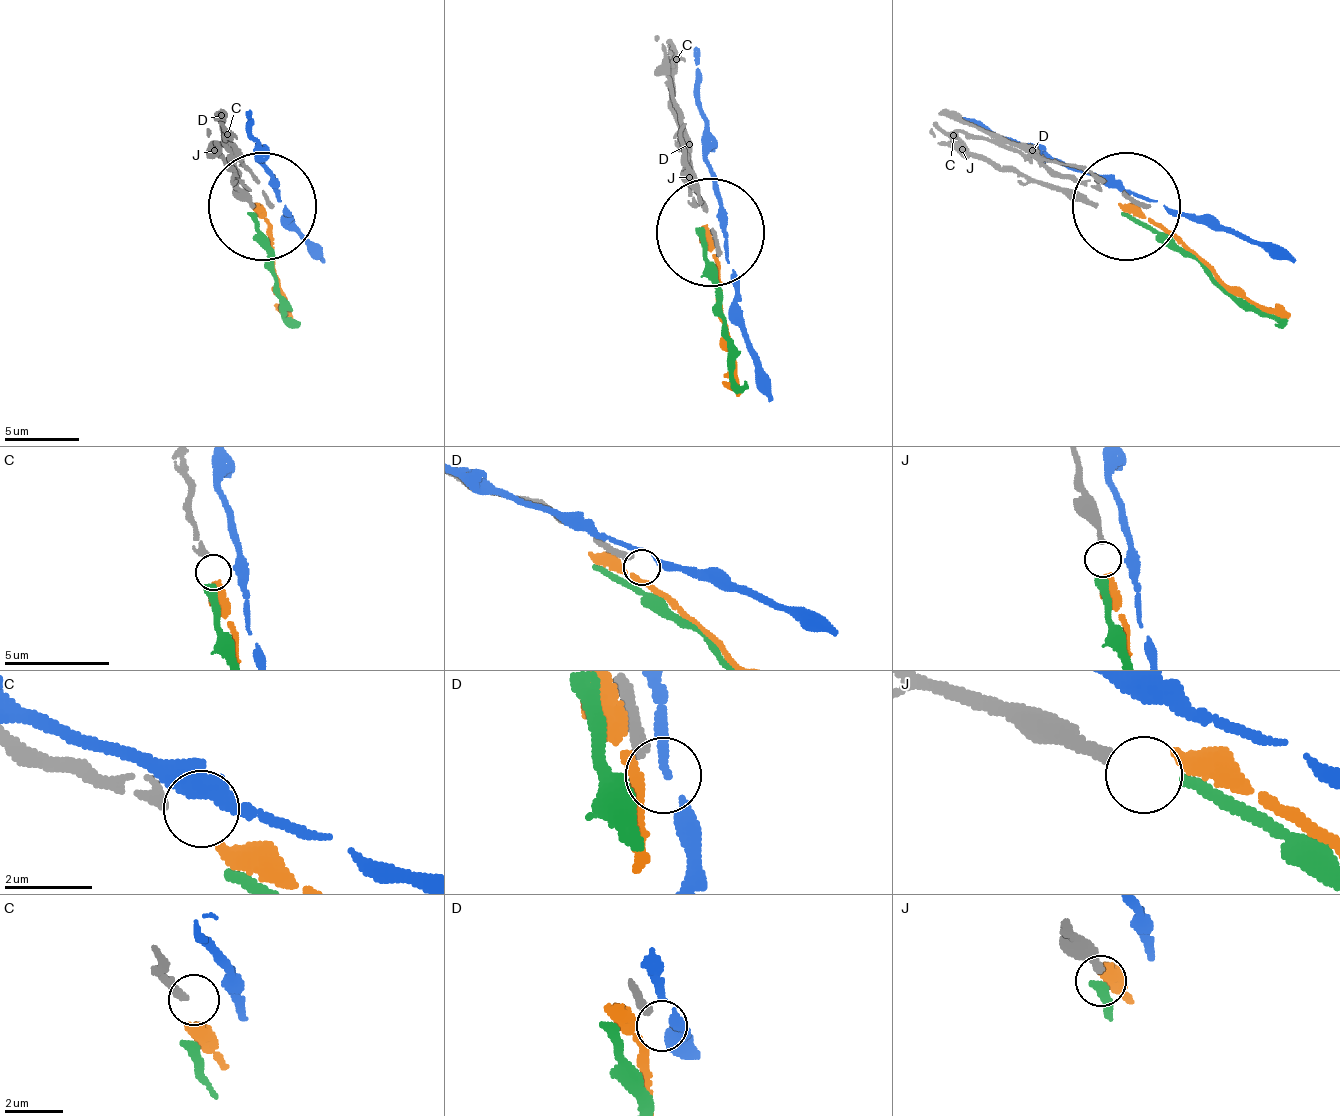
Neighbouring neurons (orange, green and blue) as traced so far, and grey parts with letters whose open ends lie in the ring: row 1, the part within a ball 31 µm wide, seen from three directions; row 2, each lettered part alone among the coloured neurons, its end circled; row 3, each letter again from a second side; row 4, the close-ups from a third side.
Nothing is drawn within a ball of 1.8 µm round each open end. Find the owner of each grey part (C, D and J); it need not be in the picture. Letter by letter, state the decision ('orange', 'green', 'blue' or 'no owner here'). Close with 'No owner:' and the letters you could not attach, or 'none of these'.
C: orange
D: no owner here
J: green
No owner: D

